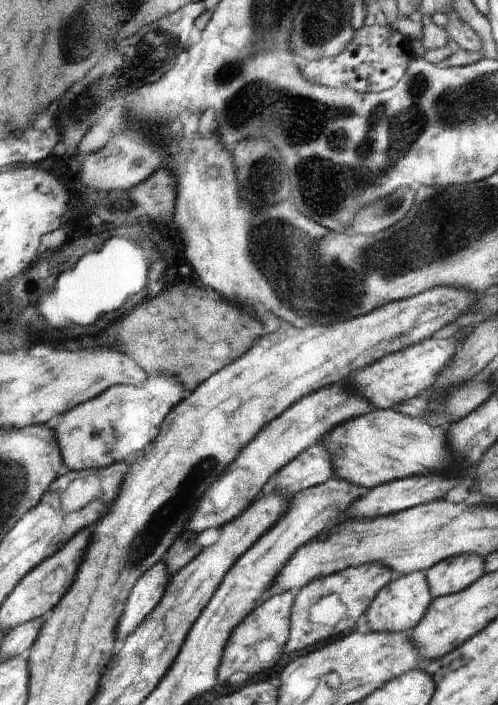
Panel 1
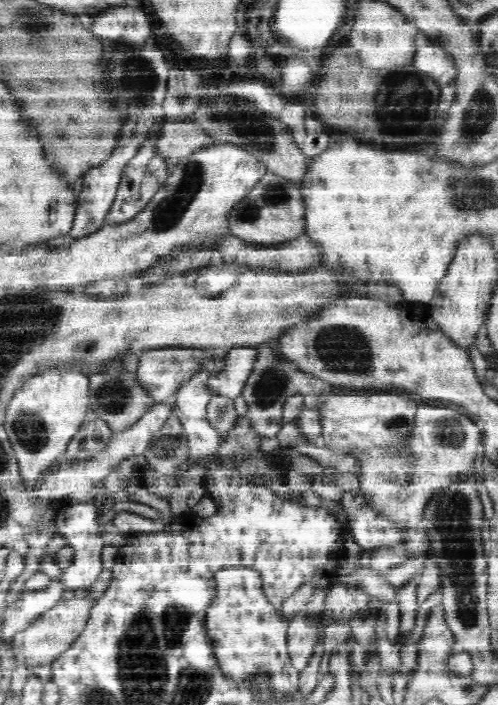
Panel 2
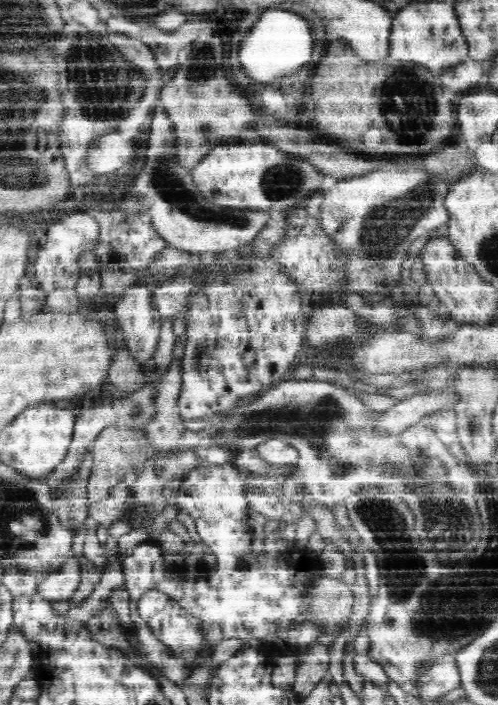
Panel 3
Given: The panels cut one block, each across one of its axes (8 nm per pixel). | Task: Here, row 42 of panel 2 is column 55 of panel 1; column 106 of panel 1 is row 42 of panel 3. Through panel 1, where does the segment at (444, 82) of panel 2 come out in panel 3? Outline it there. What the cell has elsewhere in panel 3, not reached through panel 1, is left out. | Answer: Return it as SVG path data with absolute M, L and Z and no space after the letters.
M414 1L393 15L389 36L390 58L424 65L432 74L441 75L452 66L468 60L469 48L461 31L455 8L450 2Z

